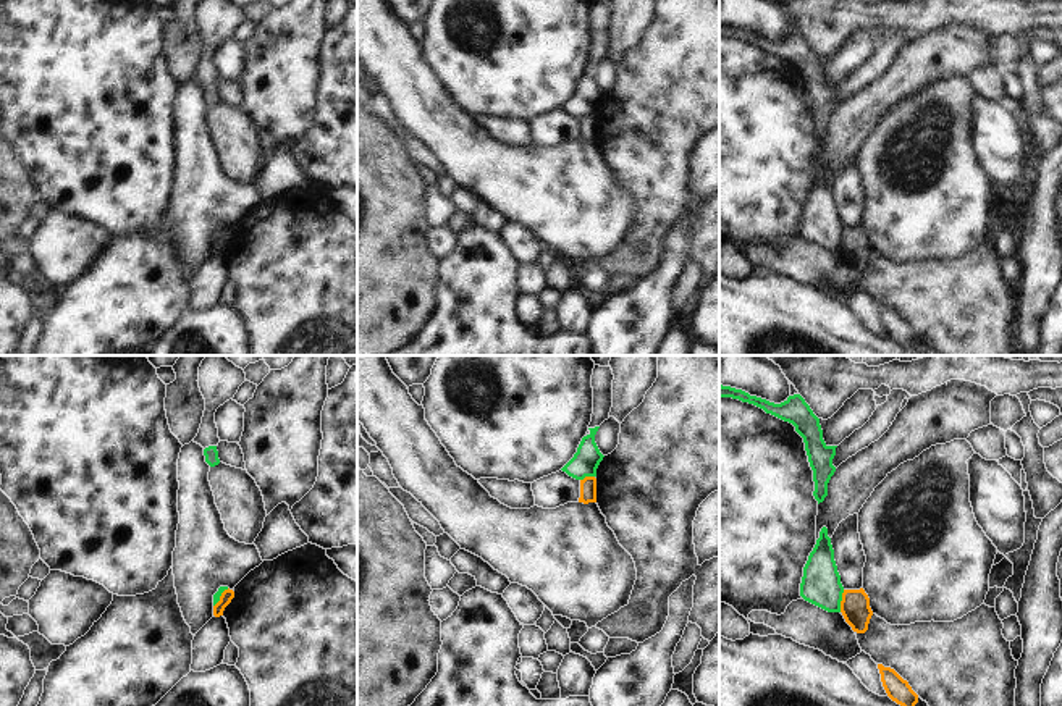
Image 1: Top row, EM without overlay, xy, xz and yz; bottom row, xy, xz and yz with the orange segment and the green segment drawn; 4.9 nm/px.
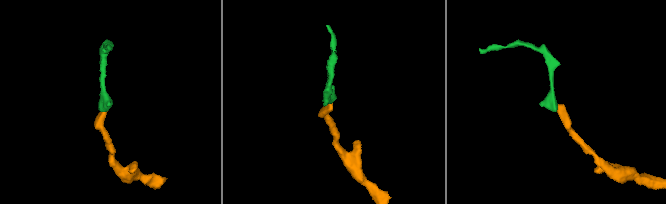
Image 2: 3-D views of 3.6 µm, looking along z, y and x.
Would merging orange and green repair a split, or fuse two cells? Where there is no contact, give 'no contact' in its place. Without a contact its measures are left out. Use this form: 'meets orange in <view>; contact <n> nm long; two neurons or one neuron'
meets orange in yz; contact 110 nm long; two neurons

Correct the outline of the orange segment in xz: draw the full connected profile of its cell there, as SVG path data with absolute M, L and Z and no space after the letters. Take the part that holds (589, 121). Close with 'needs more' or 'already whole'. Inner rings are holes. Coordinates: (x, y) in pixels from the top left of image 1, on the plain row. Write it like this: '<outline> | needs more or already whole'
M585 115L580 118L580 136L579 141L588 142L596 141L596 116Z | already whole

